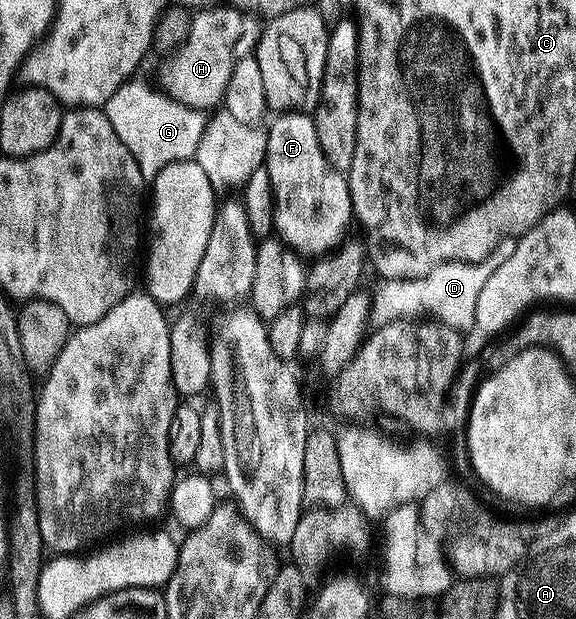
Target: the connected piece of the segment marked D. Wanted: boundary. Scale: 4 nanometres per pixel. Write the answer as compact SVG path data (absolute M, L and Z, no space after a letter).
M502 239L481 261L476 263L442 263L416 279L389 279L371 295L370 322L375 325L395 319L434 317L454 331L467 333L475 326L477 297L494 272L512 256L515 239Z

